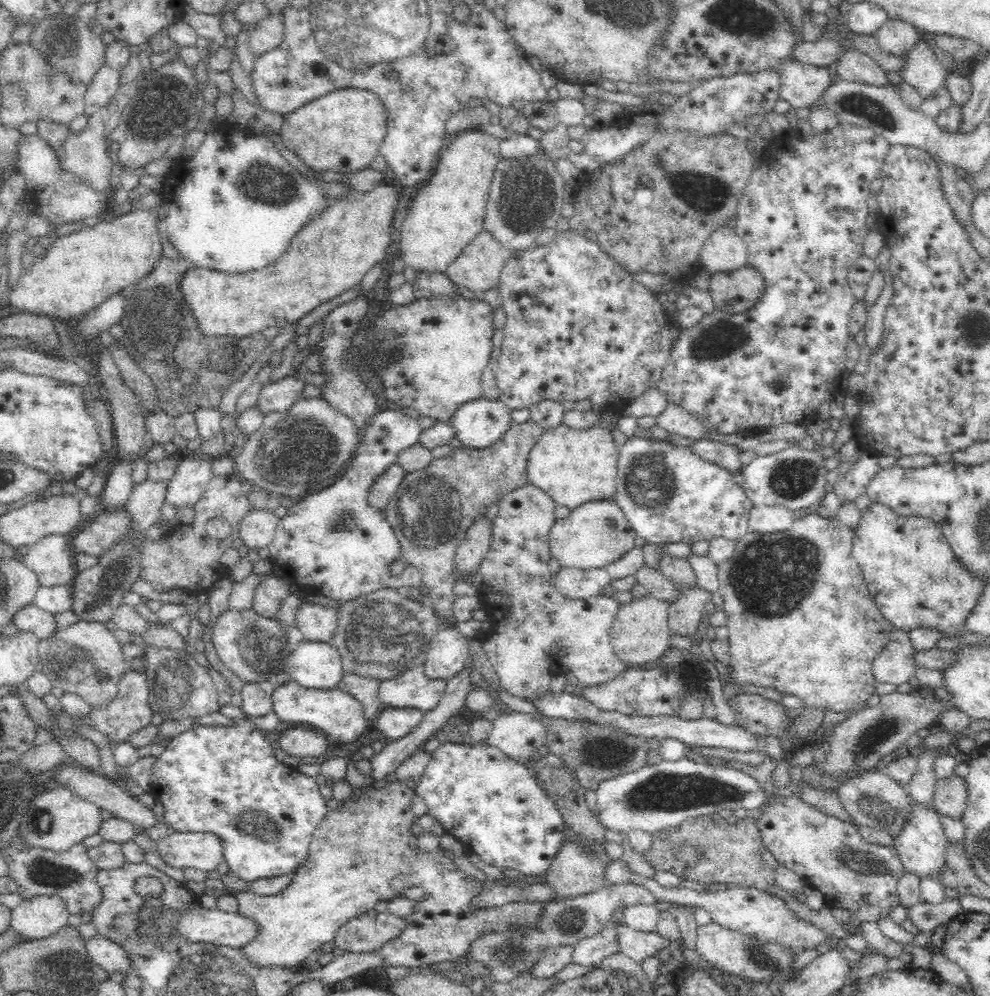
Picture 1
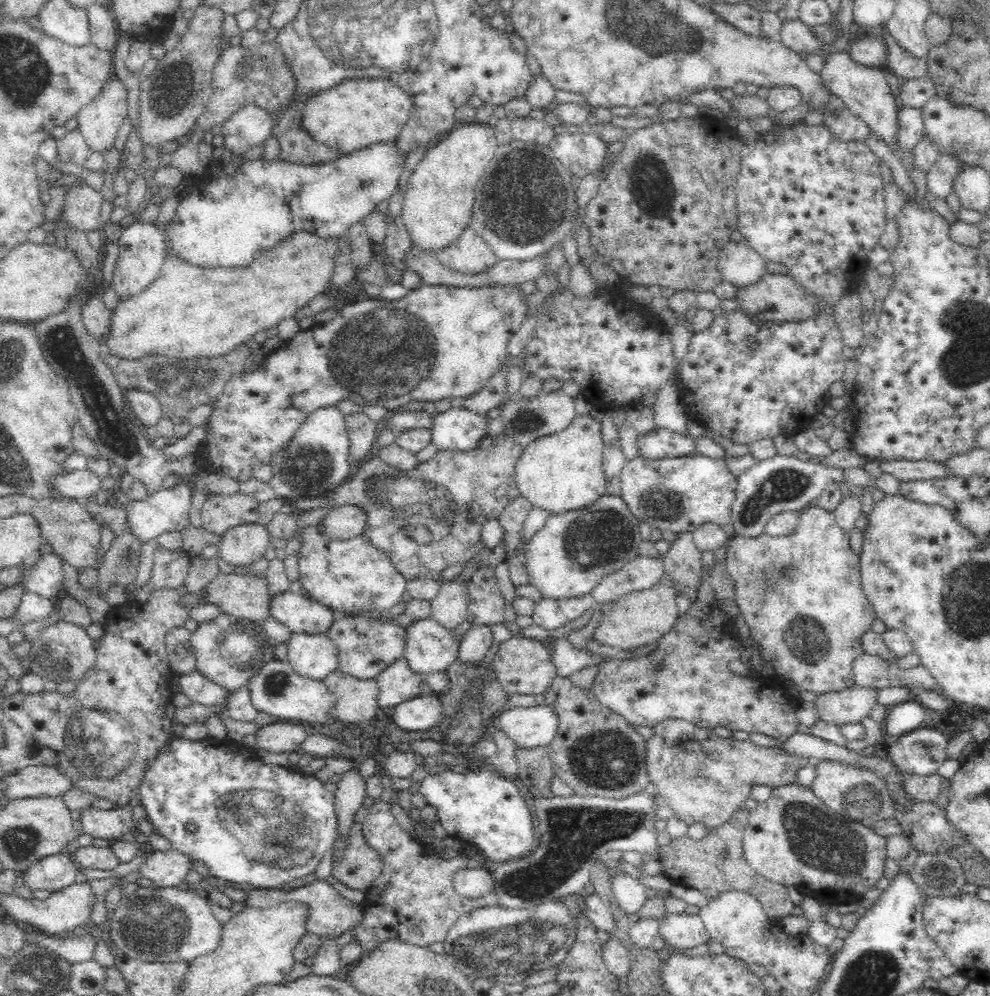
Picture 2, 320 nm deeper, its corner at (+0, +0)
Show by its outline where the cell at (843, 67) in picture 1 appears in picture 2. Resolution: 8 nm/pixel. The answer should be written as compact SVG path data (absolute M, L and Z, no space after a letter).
M786 19L780 28L779 40L787 48L796 53L814 54L818 50L822 52L826 46L816 40L816 36L810 32L810 28L799 19Z

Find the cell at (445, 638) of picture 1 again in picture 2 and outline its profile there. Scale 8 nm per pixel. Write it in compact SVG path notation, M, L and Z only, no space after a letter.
M431 617L414 621L405 630L404 652L408 667L415 673L444 672L459 656L455 633Z

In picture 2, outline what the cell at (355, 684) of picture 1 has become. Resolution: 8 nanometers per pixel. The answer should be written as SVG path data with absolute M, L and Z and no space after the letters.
M336 669L321 681L334 695L334 704L329 712L332 717L348 725L358 725L375 717L376 708L379 707L375 679L358 680Z

